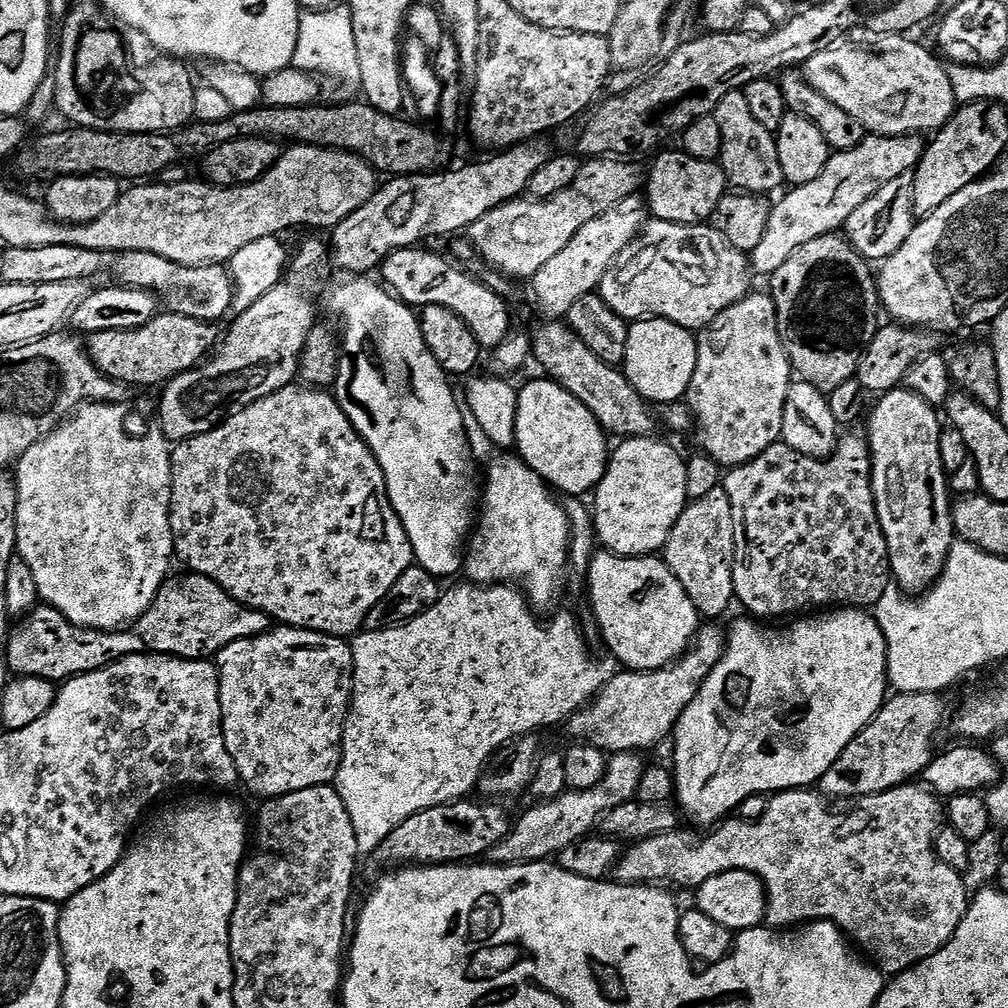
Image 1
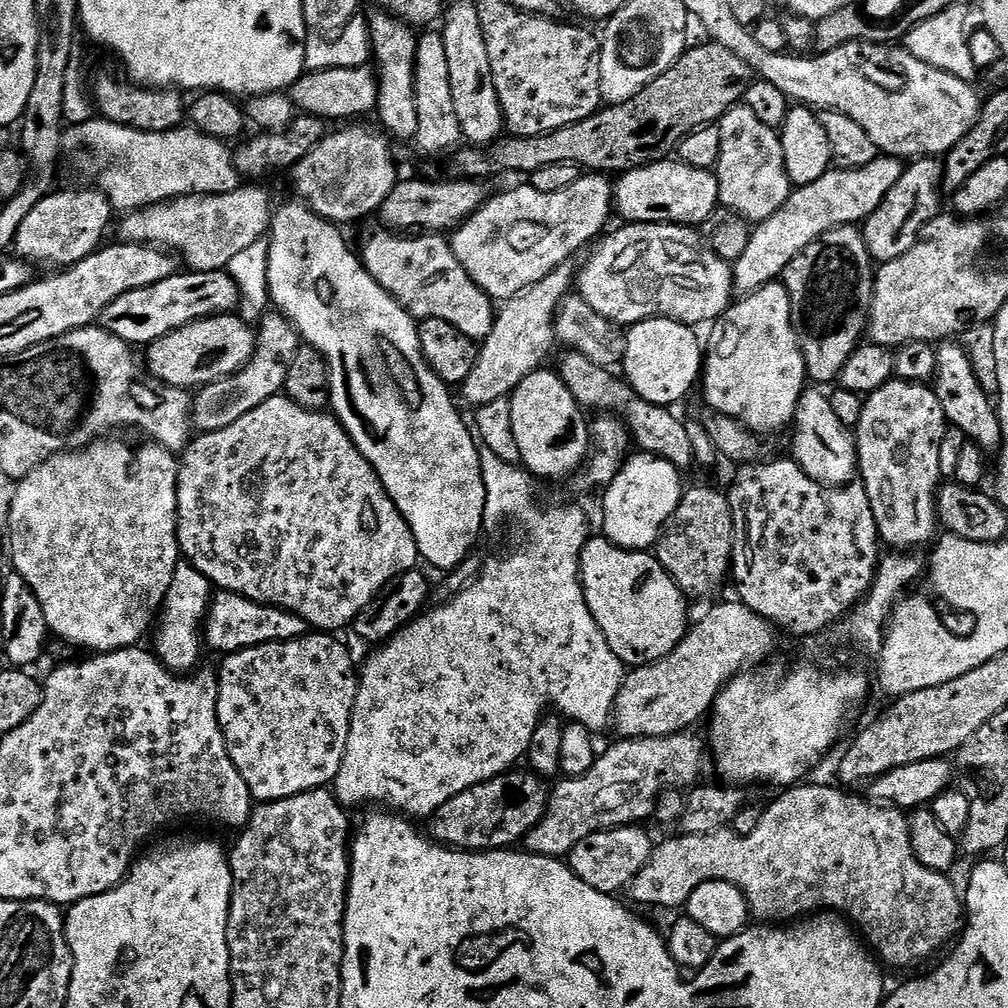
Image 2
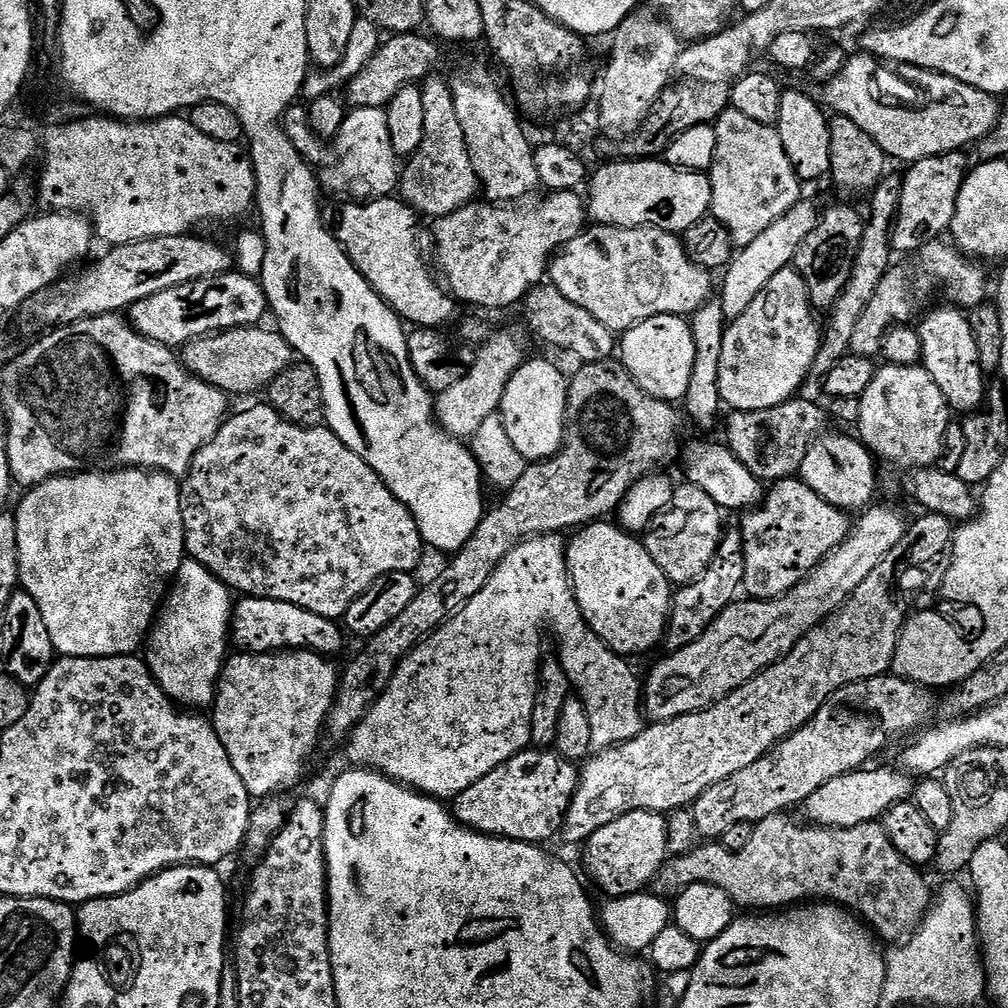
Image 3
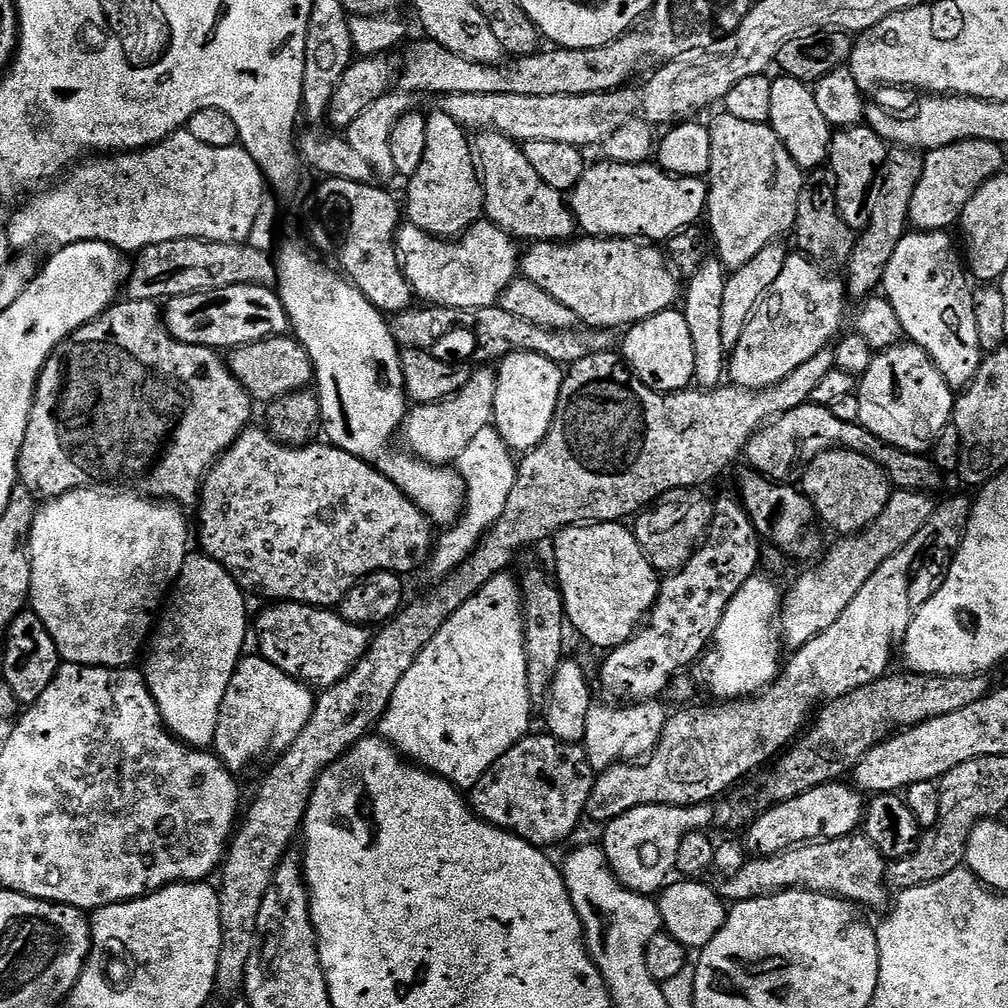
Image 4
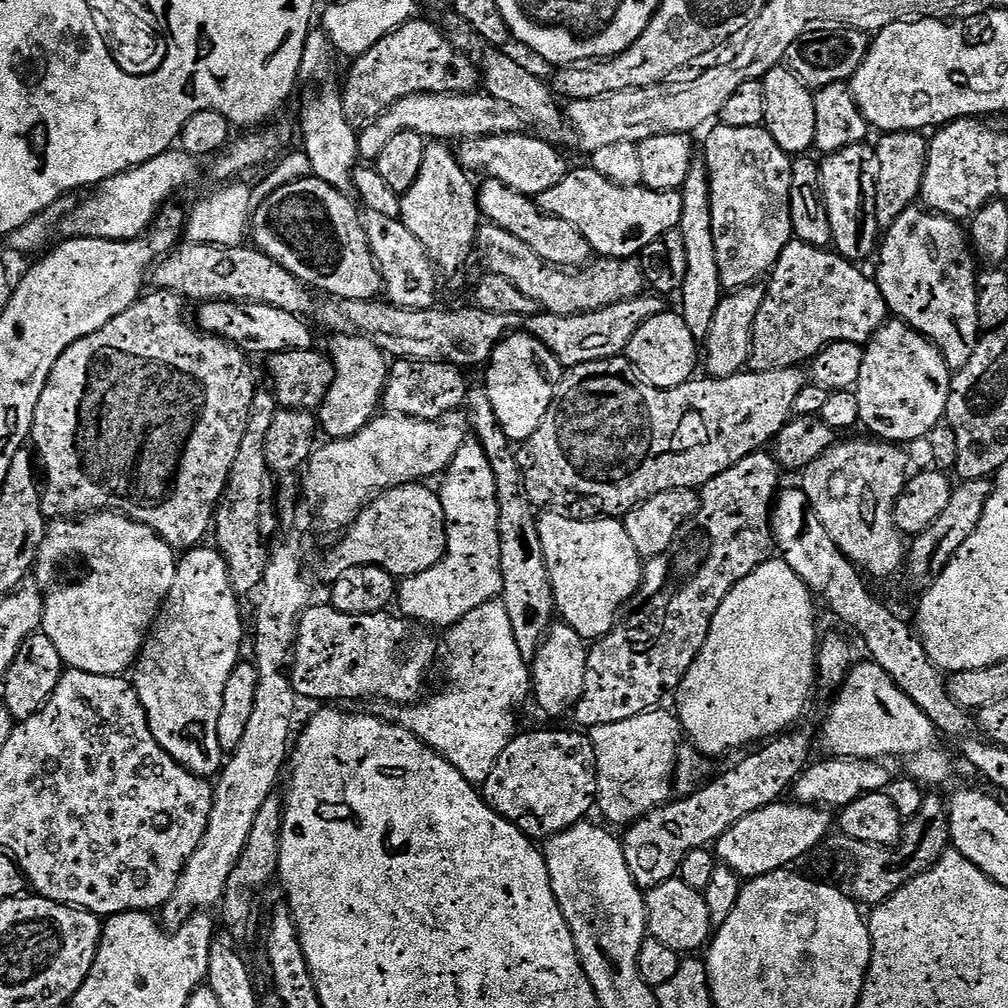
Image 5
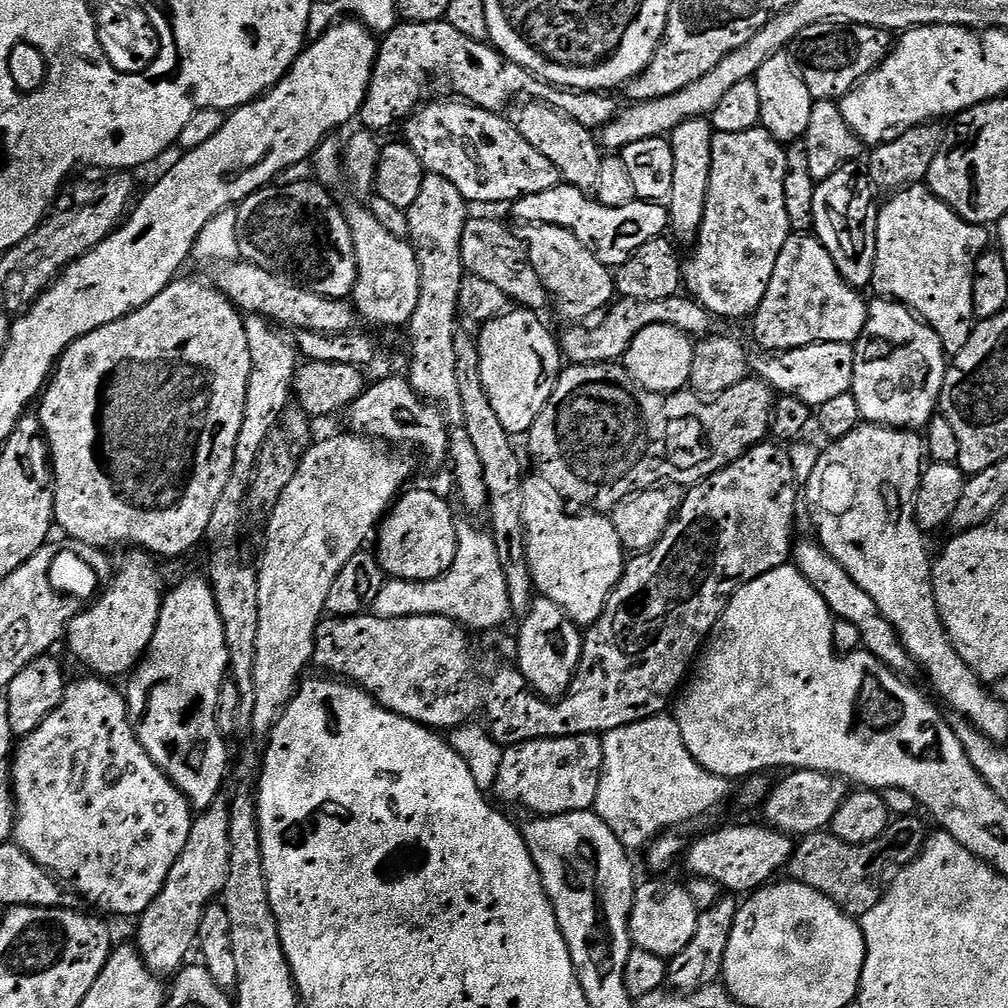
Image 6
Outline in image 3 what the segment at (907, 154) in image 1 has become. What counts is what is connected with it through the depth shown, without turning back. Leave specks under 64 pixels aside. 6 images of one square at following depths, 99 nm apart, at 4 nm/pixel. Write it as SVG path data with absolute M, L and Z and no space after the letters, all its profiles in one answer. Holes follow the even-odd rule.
M801 199L782 218L773 220L770 226L762 230L754 238L754 242L743 245L733 255L728 267L723 269L722 276L724 281L718 284L718 299L722 304L722 310L725 312L725 318L728 322L736 320L746 310L750 310L750 302L758 298L760 291L778 274L778 270L789 267L795 261L800 243L814 230L814 226L820 220L821 209L815 208L810 201Z

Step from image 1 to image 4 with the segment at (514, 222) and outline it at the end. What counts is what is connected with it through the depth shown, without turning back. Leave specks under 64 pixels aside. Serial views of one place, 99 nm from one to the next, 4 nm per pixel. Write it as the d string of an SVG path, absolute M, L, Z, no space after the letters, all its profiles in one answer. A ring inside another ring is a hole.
M487 218L477 220L463 236L456 239L432 236L426 230L404 222L396 229L394 239L396 254L400 257L400 268L404 272L406 282L412 288L413 293L419 299L421 296L424 299L421 301L428 306L469 310L491 308L499 301L506 286L510 286L510 282L517 279L522 268L521 245Z

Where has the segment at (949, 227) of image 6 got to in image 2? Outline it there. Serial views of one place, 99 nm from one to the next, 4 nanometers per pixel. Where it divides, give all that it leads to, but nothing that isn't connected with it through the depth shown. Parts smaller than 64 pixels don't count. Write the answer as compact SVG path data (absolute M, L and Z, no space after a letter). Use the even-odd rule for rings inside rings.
M944 342L937 347L936 357L938 366L934 377L934 391L938 402L944 411L944 419L949 425L958 430L969 441L981 445L988 454L999 453L1006 437L1002 434L1000 414L993 397L978 382L974 374L974 366L968 357L963 343Z

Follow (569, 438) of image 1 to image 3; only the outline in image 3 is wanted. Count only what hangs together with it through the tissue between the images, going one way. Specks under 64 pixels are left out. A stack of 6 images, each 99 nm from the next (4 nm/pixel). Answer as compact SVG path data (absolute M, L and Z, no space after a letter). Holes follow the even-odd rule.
M528 358L516 371L514 378L506 382L498 414L506 426L506 434L510 434L510 442L514 442L518 454L522 454L525 460L548 460L564 445L568 419L568 381L569 377L560 373L558 365L548 360Z

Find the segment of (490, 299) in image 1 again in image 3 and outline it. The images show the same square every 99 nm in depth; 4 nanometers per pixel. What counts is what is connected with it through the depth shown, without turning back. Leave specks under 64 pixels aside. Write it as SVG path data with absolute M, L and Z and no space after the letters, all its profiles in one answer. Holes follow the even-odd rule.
M395 195L355 203L345 206L344 213L340 216L340 225L335 225L334 231L336 240L344 248L344 253L354 262L356 269L368 279L372 289L395 310L401 321L418 328L440 328L450 323L456 316L458 304L434 272L432 277L432 272L428 269L423 254L420 253L420 236L416 233L416 220L418 221L416 209Z

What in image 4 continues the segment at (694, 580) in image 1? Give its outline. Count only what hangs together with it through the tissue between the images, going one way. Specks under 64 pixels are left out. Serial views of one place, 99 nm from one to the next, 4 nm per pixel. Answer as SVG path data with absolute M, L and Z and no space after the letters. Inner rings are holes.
M676 488L643 509L635 517L636 541L638 546L642 546L646 558L656 568L657 573L678 572L680 567L692 557L693 552L696 551L708 528L712 525L714 504L702 493L703 491L694 488Z

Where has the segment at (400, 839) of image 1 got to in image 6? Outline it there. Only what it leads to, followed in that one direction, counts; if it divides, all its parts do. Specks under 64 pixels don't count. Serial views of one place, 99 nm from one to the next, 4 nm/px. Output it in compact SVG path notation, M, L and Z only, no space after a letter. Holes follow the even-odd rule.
M599 735L527 740L504 748L494 792L508 804L529 808L537 817L587 812L595 805L603 769L604 746Z

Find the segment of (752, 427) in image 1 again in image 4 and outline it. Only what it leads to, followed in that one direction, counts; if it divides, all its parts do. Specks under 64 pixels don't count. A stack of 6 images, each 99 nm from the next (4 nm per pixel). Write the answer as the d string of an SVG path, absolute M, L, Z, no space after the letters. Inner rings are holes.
M785 255L778 282L770 286L752 313L746 330L742 330L742 338L738 338L738 342L730 349L726 372L730 378L732 375L731 383L735 387L774 386L798 370L802 362L810 362L814 354L829 347L833 343L832 336L841 335L846 301L845 281L832 274L822 274L807 256L795 255Z

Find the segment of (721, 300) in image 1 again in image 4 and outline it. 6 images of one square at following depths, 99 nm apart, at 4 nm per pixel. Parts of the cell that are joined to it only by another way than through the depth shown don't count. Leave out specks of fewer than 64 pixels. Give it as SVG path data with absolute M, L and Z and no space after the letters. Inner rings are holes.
M589 235L567 242L532 242L527 245L522 256L522 276L523 279L534 282L534 286L542 286L542 290L546 290L546 294L551 294L553 298L558 298L562 306L574 310L581 325L605 330L623 329L659 312L669 311L675 305L672 303L675 300L677 303L681 295L681 285L676 285L677 273L670 267L665 253L661 249L660 253L656 248L659 247L655 243L641 242L636 238Z

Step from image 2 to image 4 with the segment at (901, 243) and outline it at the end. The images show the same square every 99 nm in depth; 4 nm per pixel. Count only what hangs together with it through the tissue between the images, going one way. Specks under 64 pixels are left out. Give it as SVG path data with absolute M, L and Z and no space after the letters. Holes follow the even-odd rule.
M959 140L957 144L931 149L924 156L924 169L922 178L914 190L914 198L910 198L908 222L913 229L921 232L942 232L959 221L963 208L975 192L983 186L984 182L999 173L1004 168L1005 149L994 142L985 140Z

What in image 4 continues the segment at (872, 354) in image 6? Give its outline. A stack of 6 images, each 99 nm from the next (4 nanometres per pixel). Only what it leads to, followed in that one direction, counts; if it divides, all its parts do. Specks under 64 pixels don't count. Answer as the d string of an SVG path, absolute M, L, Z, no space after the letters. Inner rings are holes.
M901 342L893 348L877 351L873 355L870 366L858 380L858 395L860 397L860 423L863 428L870 430L882 442L890 442L890 446L898 446L907 452L927 453L932 443L942 434L947 424L952 423L952 405L954 390L942 378L938 366L928 357L927 352L911 342Z

